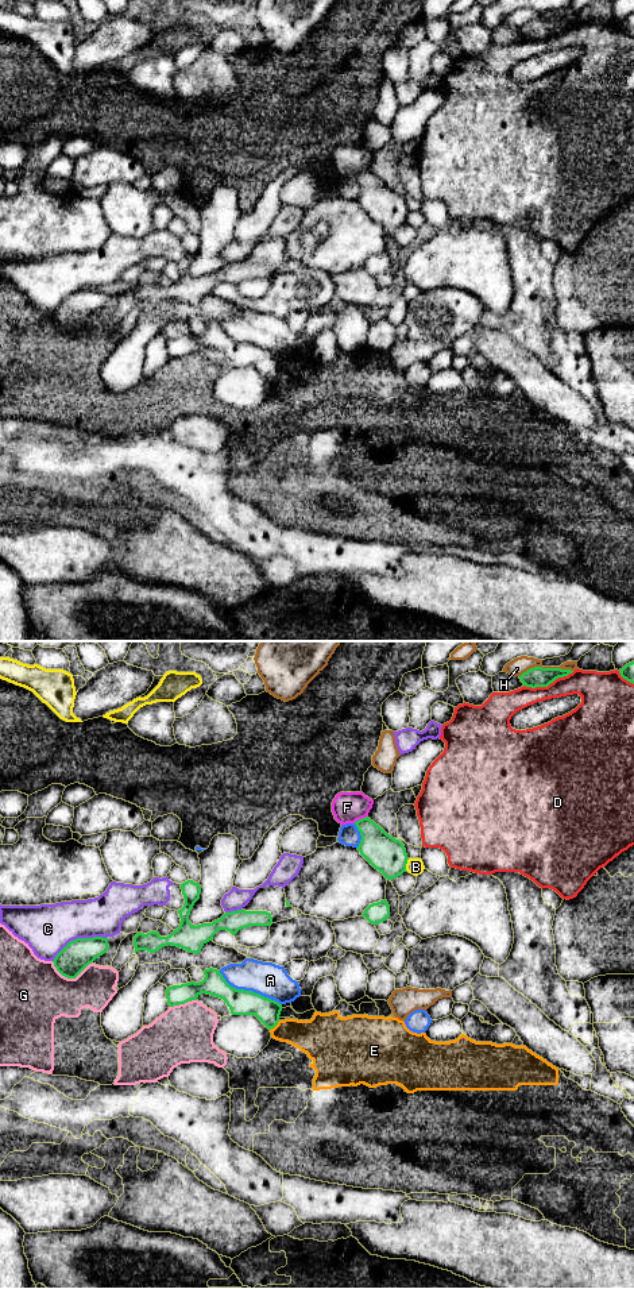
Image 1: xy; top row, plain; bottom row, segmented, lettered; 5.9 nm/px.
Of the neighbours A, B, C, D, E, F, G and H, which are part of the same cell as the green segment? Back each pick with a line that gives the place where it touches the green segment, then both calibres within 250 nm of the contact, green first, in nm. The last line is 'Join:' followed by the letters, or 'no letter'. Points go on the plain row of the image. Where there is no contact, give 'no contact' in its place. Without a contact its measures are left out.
Join: no letter

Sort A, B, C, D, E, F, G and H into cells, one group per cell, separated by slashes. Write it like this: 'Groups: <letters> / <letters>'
Groups: A / B / C / D / E G / F / H

